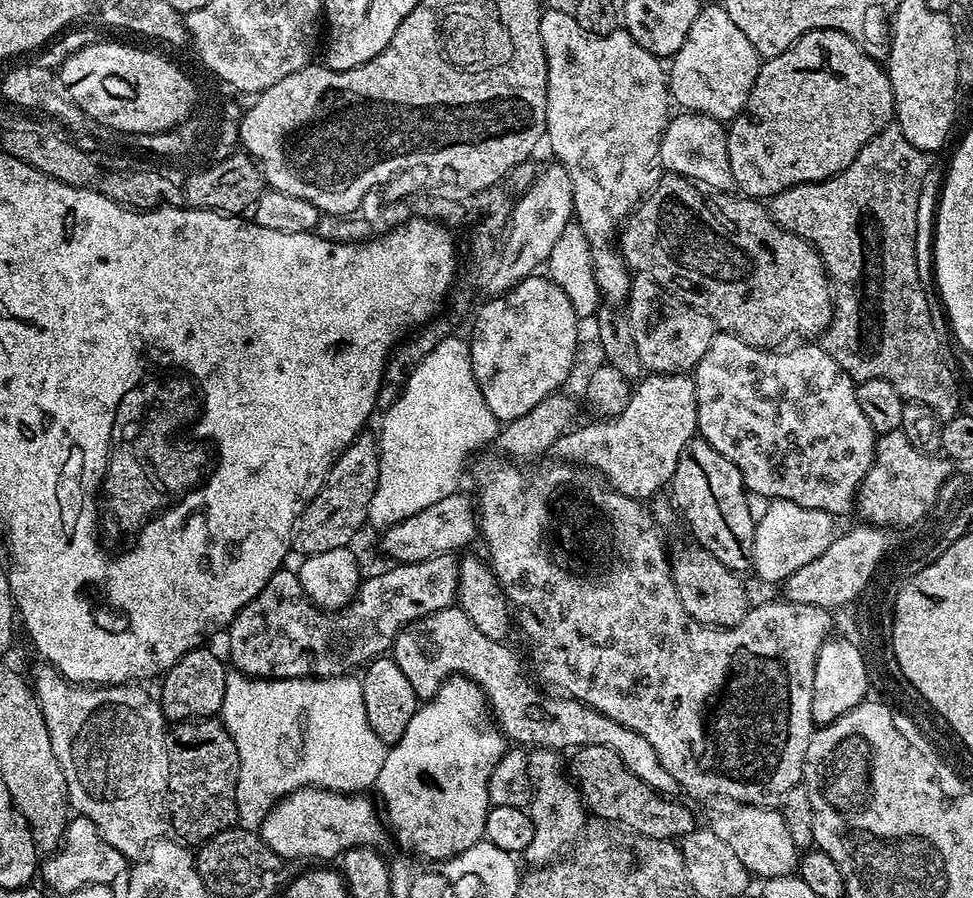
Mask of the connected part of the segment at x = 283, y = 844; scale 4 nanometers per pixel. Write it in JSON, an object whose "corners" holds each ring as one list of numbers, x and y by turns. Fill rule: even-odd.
{"corners":[[316,787,298,789,277,800,269,809,258,832,266,846,288,862,304,859,312,860,308,862,332,862,332,859,342,857,352,848,379,845,378,842,383,838,384,832,386,836,385,825,382,820,380,825,380,820,376,817,376,808,366,797,368,796,364,794,332,792,330,789]]}

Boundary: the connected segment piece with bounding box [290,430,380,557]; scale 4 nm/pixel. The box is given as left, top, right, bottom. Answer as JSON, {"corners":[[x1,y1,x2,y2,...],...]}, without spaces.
{"corners":[[365,430,352,440,345,448,344,453,336,457,336,461,330,465,328,476,322,482,318,494,312,496,309,504,306,504,297,515,296,524,290,530,290,544,293,549,300,551,301,557,314,554,326,554,326,550,338,550,347,548,353,542,352,539,360,532,360,527,368,524,368,511,370,510,370,498,374,498,374,490,378,486,378,466,380,465,380,445,377,437]]}

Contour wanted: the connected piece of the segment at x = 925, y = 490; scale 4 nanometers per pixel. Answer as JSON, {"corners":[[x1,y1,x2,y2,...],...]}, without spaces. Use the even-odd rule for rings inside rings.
{"corners":[[904,432,883,433,876,442,876,459,856,492,855,511,860,511,860,516,864,519,861,521,872,526,907,529,919,525,923,521,920,519,927,514,928,507,930,512,937,503,940,487,949,479,948,467,949,461,943,455,920,452,910,446,910,438,906,438]]}

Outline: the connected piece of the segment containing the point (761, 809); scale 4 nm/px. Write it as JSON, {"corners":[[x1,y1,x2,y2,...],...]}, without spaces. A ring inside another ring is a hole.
{"corners":[[755,803,736,804,733,809,732,816,714,817,710,830,718,834,718,838,722,838,722,842,734,850,734,854,738,854,738,862,742,862,742,866,746,866,746,870,756,878,793,875,798,868,798,850,790,839,790,830,786,830,786,822,779,810,772,806,757,806]]}

